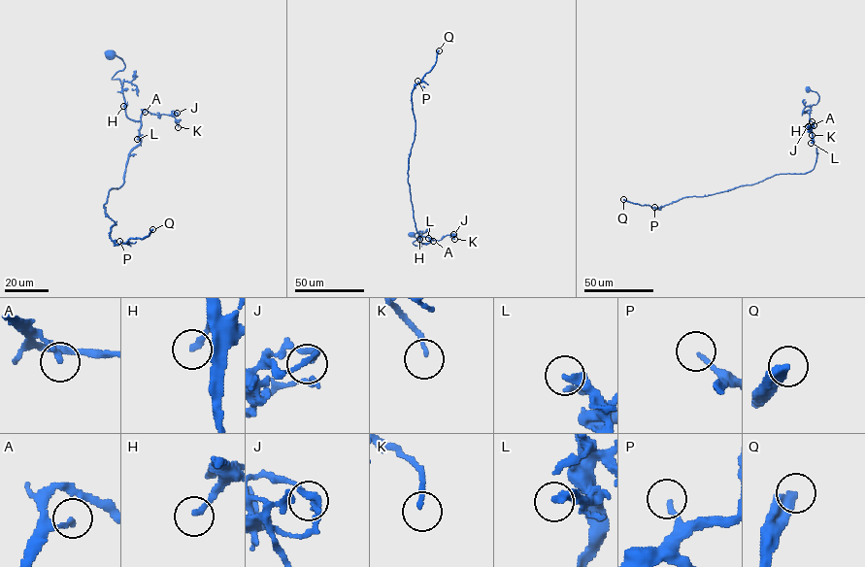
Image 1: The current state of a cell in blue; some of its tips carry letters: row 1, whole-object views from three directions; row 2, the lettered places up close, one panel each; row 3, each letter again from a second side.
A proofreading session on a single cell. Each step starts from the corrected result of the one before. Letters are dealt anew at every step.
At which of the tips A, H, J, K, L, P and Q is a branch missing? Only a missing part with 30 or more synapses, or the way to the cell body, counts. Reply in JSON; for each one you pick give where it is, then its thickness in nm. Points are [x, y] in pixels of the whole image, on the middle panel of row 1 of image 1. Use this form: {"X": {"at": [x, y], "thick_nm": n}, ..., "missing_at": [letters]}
{"L": {"at": [428, 238], "thick_nm": 360}, "Q": {"at": [439, 50], "thick_nm": 400}, "missing_at": ["L", "Q"]}

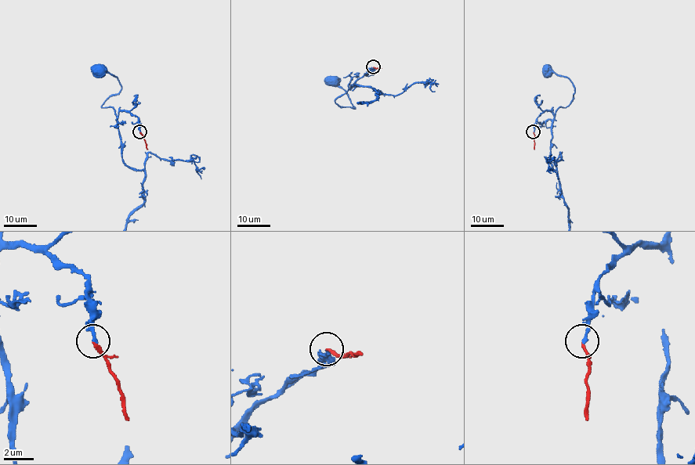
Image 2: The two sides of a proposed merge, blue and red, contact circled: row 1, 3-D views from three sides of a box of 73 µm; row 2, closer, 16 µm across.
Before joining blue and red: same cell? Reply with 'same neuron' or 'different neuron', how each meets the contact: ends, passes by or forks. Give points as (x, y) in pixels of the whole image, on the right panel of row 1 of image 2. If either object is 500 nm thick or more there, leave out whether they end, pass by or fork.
same neuron; blue ends there; red ends there

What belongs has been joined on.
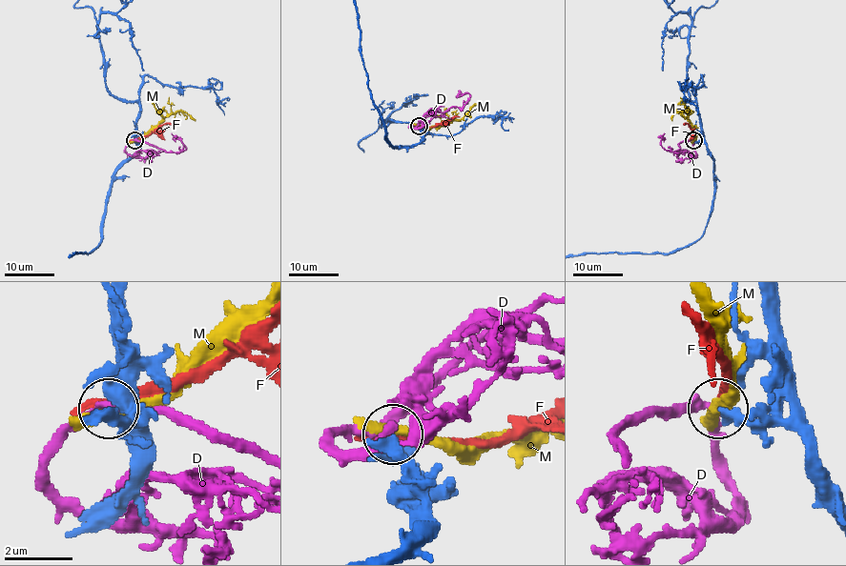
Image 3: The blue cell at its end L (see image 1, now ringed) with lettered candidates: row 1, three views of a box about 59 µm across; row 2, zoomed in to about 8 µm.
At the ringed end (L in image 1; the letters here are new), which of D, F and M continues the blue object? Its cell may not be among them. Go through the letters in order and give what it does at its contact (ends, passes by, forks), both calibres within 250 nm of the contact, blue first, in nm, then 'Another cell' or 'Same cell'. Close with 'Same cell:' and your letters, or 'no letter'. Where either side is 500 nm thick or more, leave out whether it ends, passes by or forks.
D: It passes by. Thickness 400 nm (blue) against 260 nm. Same cell
F: It ends there. Thickness 400 nm (blue) against 280 nm. Another cell
M: It ends there. Thickness 400 nm (blue) against 420 nm. Another cell
Same cell: D

